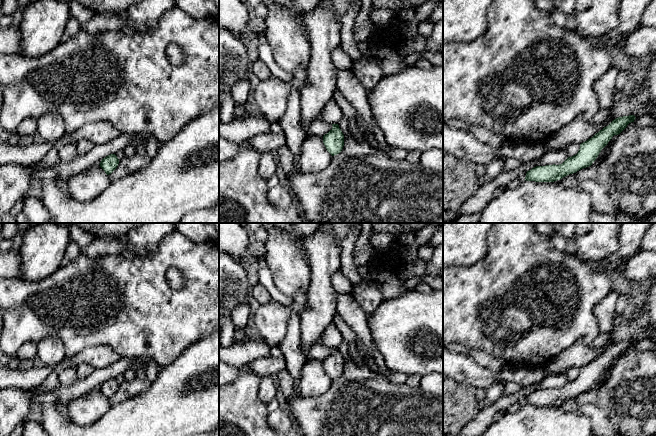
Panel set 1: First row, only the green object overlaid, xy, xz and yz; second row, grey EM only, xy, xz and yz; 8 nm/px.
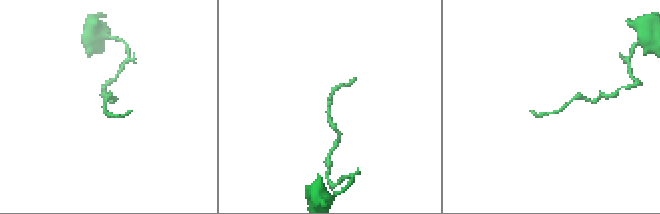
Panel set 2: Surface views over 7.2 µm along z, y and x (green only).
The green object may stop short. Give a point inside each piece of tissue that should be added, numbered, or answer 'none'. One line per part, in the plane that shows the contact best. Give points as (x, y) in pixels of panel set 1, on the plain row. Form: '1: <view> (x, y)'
none

